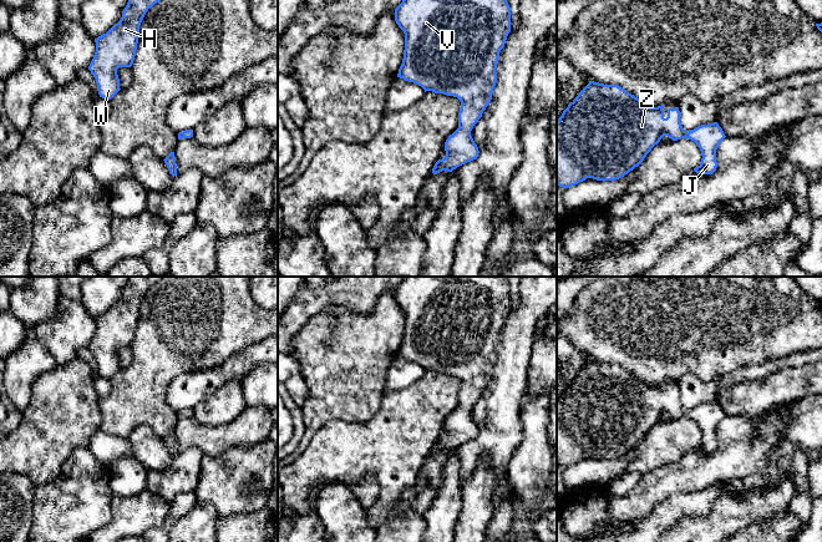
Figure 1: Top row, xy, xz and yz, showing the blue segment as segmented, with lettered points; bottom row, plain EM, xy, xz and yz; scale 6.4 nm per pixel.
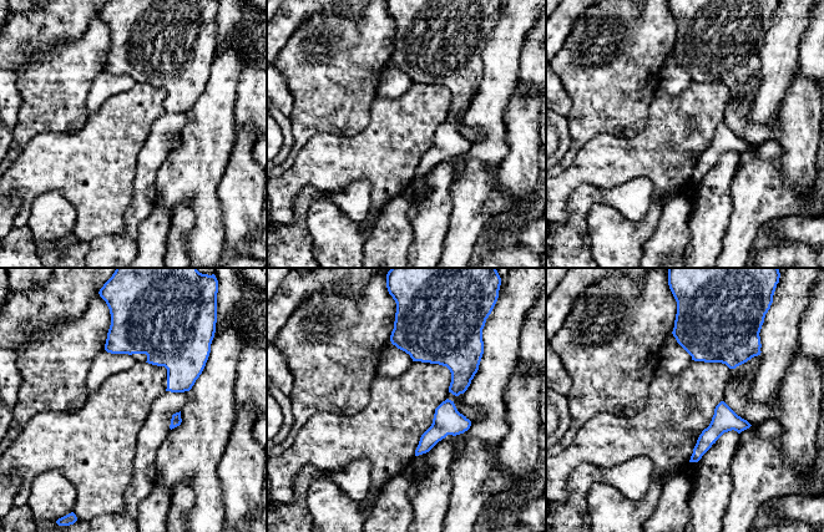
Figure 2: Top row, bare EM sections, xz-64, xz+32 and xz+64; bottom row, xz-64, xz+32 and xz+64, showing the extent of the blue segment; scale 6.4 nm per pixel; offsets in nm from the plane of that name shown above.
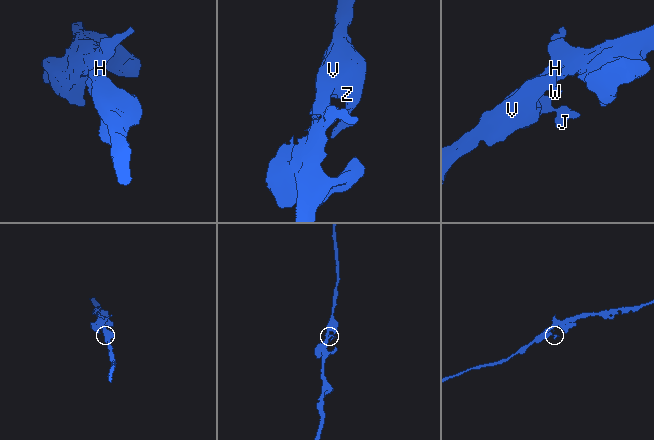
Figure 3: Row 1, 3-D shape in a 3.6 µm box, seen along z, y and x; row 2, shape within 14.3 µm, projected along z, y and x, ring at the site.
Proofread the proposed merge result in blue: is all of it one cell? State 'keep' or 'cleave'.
keep

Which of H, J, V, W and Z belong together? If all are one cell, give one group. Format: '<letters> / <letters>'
H J V W Z

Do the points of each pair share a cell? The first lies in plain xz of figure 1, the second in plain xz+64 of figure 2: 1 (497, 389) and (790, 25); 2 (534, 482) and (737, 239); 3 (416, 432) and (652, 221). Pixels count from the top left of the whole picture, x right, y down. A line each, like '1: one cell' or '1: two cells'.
1: one cell
2: two cells
3: two cells

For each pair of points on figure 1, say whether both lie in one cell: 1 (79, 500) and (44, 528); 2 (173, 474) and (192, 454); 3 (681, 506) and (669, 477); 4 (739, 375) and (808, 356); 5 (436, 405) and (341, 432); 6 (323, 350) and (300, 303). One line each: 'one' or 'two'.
1: one
2: one
3: two
4: one
5: one
6: two

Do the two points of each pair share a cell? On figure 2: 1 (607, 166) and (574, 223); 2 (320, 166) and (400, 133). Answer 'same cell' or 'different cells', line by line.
1: different cells
2: same cell

